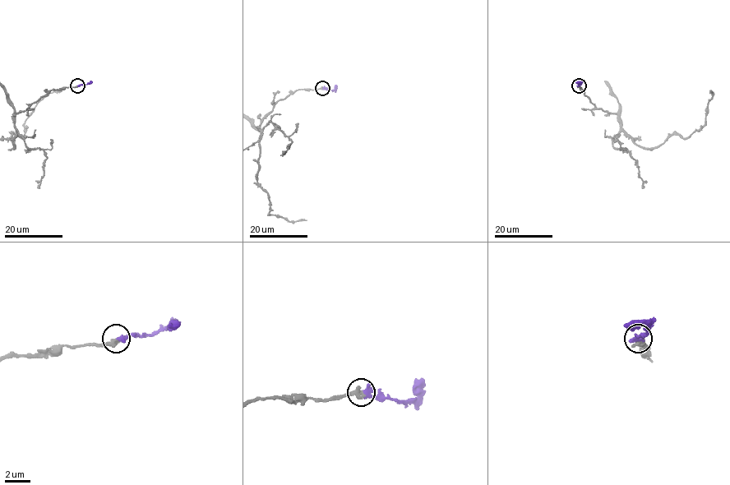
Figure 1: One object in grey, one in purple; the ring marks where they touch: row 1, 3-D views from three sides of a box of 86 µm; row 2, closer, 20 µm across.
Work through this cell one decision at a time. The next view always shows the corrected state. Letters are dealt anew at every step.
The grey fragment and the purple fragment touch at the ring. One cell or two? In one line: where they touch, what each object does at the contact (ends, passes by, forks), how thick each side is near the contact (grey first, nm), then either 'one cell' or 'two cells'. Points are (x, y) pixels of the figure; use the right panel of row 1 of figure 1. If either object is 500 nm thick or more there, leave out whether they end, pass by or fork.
at (579, 85); grey ends there; purple ends there; 400 nm thick on the grey side, 440 nm on the other; one cell

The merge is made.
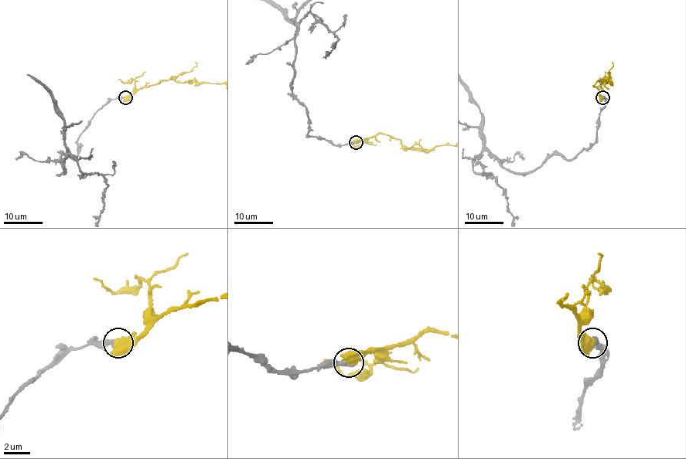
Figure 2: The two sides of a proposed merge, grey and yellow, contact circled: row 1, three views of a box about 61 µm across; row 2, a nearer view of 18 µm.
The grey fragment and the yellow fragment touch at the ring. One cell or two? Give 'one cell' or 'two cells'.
two cells

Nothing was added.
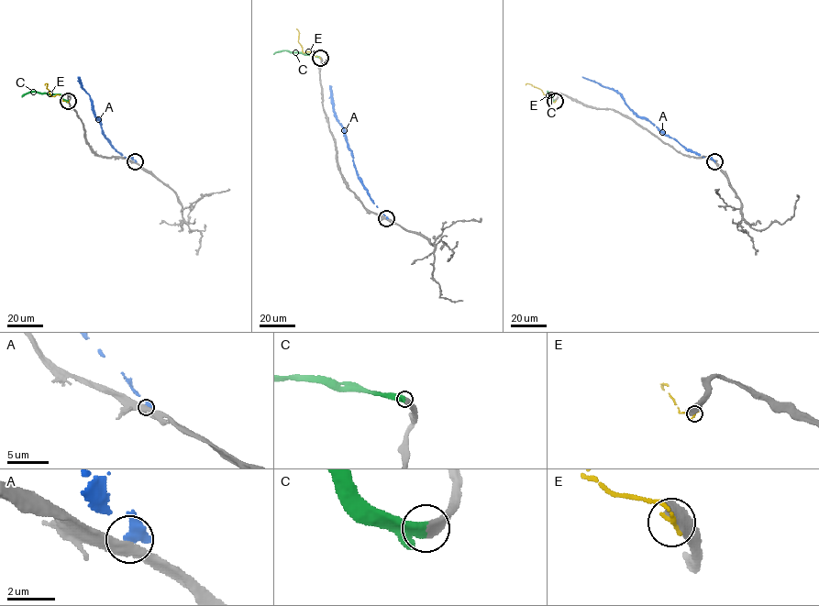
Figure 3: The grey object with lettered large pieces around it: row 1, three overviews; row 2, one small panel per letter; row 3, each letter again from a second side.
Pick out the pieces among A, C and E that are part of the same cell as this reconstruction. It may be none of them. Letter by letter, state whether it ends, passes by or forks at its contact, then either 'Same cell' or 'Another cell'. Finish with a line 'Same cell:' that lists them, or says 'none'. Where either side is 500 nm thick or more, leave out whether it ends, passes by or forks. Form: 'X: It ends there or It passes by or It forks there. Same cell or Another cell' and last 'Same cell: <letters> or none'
A: It ends there. Another cell
C: Same cell
E: Another cell
Same cell: C

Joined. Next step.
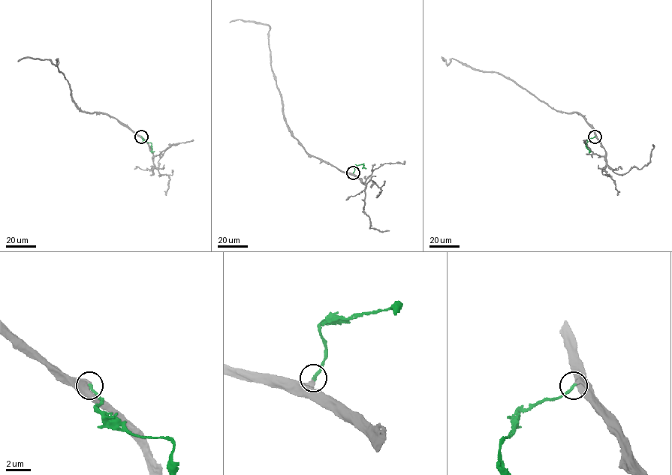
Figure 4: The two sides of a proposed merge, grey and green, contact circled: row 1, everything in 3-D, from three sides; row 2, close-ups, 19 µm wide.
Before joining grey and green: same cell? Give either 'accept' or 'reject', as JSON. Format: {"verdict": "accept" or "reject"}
{"verdict": "accept"}

